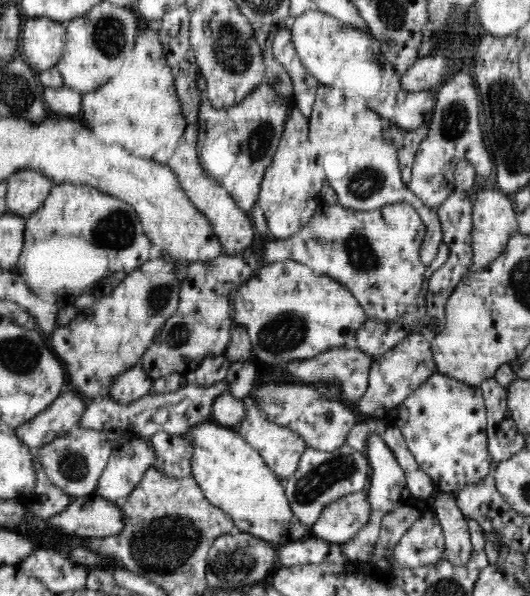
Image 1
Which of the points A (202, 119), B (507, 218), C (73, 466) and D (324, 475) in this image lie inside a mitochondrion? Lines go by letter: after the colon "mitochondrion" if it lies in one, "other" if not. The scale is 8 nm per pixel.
A: other
B: other
C: mitochondrion
D: mitochondrion

